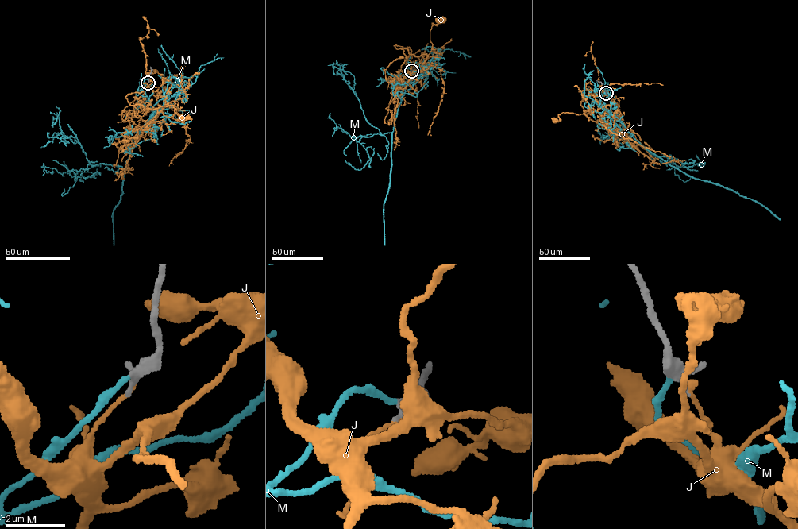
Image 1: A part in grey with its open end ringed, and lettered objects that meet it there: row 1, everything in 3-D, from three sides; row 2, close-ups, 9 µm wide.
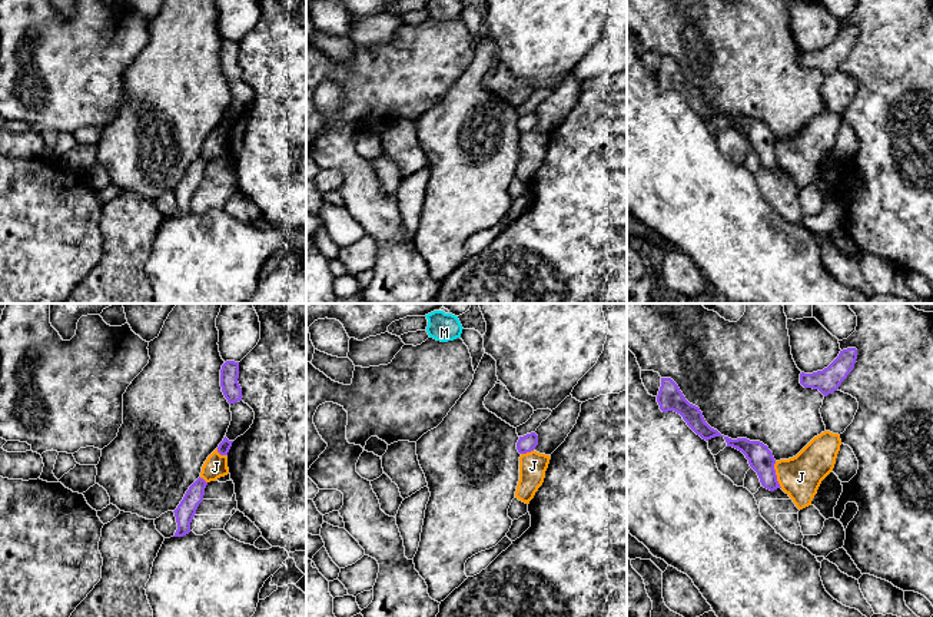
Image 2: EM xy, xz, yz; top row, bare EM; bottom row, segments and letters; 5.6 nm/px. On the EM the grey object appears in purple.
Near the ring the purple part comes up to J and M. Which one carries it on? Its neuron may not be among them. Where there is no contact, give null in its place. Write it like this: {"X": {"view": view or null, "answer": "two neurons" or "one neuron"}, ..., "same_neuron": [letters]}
{"J": {"view": "yz", "answer": "two neurons"}, "M": {"view": null, "answer": "one neuron"}, "same_neuron": ["M"]}

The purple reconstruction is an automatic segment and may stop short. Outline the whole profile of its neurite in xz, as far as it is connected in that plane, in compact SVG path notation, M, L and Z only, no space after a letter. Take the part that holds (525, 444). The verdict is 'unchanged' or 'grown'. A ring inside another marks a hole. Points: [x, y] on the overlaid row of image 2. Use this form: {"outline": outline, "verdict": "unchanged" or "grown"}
{"outline": "M531 432L524 437L519 437L517 442L517 450L519 454L527 454L534 451L537 445L538 445L538 435L535 432Z", "verdict": "unchanged"}

